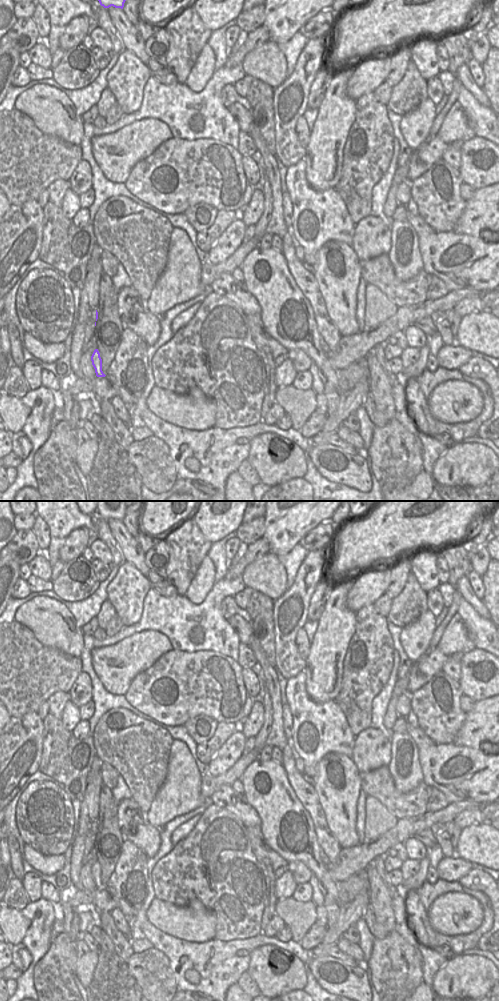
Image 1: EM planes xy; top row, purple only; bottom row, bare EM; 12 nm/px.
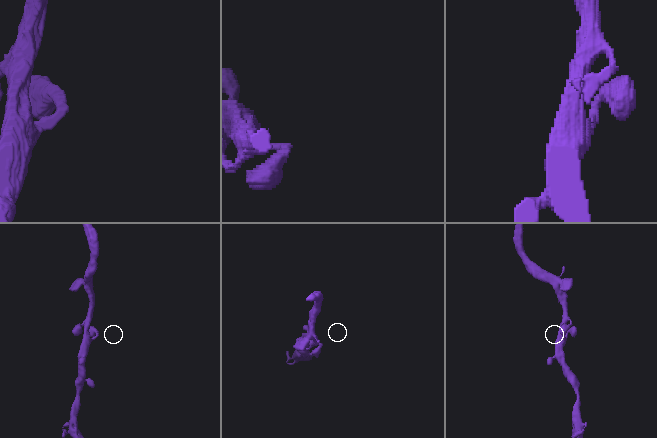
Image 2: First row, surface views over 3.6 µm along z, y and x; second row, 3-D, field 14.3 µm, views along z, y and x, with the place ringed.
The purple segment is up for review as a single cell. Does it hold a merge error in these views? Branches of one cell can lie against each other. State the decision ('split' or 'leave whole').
leave whole

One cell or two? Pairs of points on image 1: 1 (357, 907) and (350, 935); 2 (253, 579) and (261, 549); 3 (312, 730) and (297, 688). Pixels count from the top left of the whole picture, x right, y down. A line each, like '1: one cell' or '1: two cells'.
1: two cells
2: two cells
3: one cell

